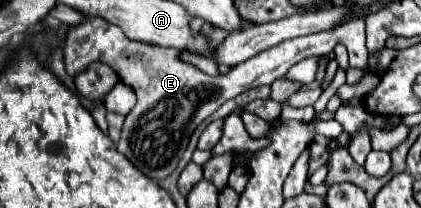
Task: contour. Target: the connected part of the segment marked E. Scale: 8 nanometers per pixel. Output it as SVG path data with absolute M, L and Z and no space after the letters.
M359 16L351 22L337 26L329 32L317 32L301 38L285 40L247 62L233 66L223 76L207 76L191 64L181 62L179 52L173 48L161 48L151 44L141 44L129 40L119 26L105 22L103 18L87 18L83 24L73 26L67 34L67 42L63 48L65 68L69 76L79 74L91 62L109 64L127 86L131 86L137 94L135 108L127 114L121 140L117 142L117 150L145 176L151 180L167 178L181 160L193 130L207 120L223 102L263 84L273 84L277 78L283 78L287 70L309 56L329 54L335 44L345 44L349 50L351 67L367 68L367 48L365 48L365 18Z

